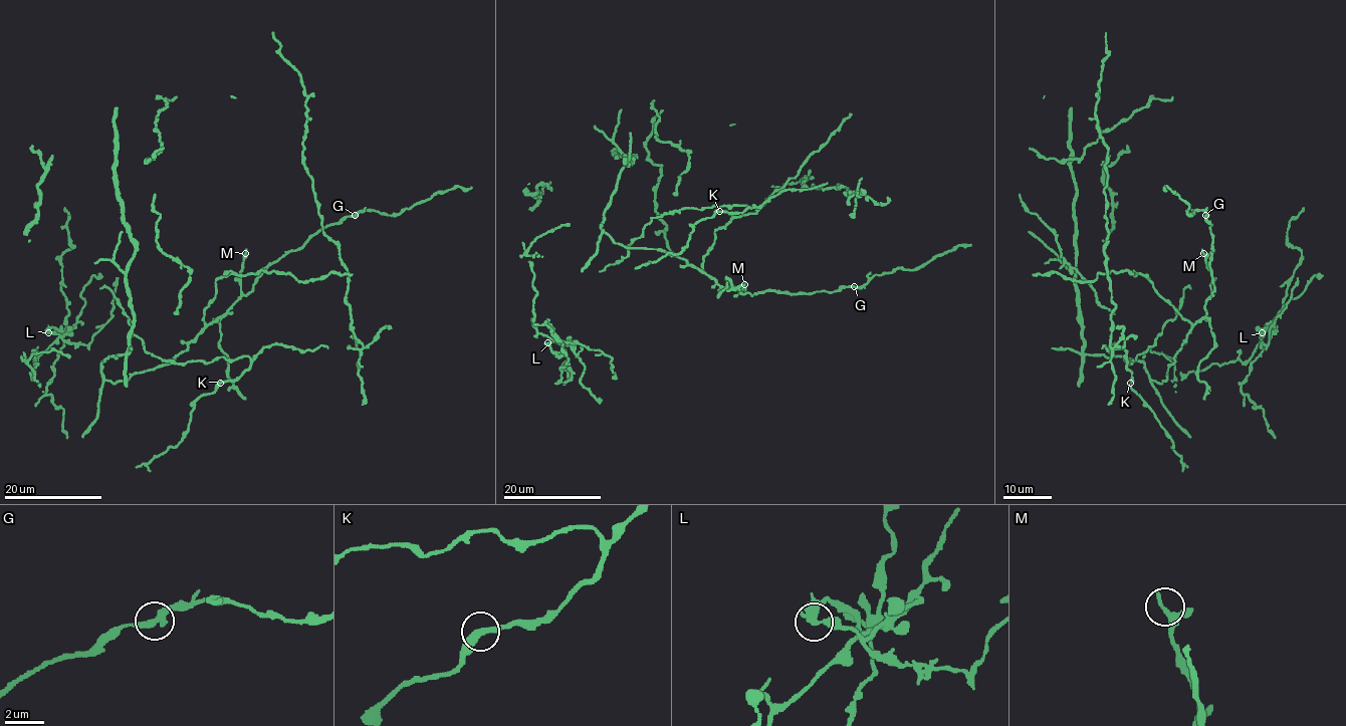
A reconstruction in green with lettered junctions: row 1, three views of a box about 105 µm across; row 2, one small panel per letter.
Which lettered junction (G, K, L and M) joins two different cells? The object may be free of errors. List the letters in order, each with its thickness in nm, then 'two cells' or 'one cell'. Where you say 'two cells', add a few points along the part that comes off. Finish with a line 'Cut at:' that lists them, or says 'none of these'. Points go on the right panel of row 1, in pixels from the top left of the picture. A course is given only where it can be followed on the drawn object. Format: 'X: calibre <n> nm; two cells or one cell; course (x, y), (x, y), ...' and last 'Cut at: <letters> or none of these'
G: calibre 320 nm; one cell
K: calibre 320 nm; one cell
L: calibre 320 nm; two cells; course (1263, 332), (1247, 361), (1211, 364), (1180, 380), (1174, 376), (1173, 362), (1161, 352), (1149, 349), (1143, 357)
M: calibre 320 nm; one cell
Cut at: L

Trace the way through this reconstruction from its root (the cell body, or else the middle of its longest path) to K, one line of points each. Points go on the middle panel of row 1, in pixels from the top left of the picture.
K: (687, 208), (749, 208), (741, 213), (719, 211)

